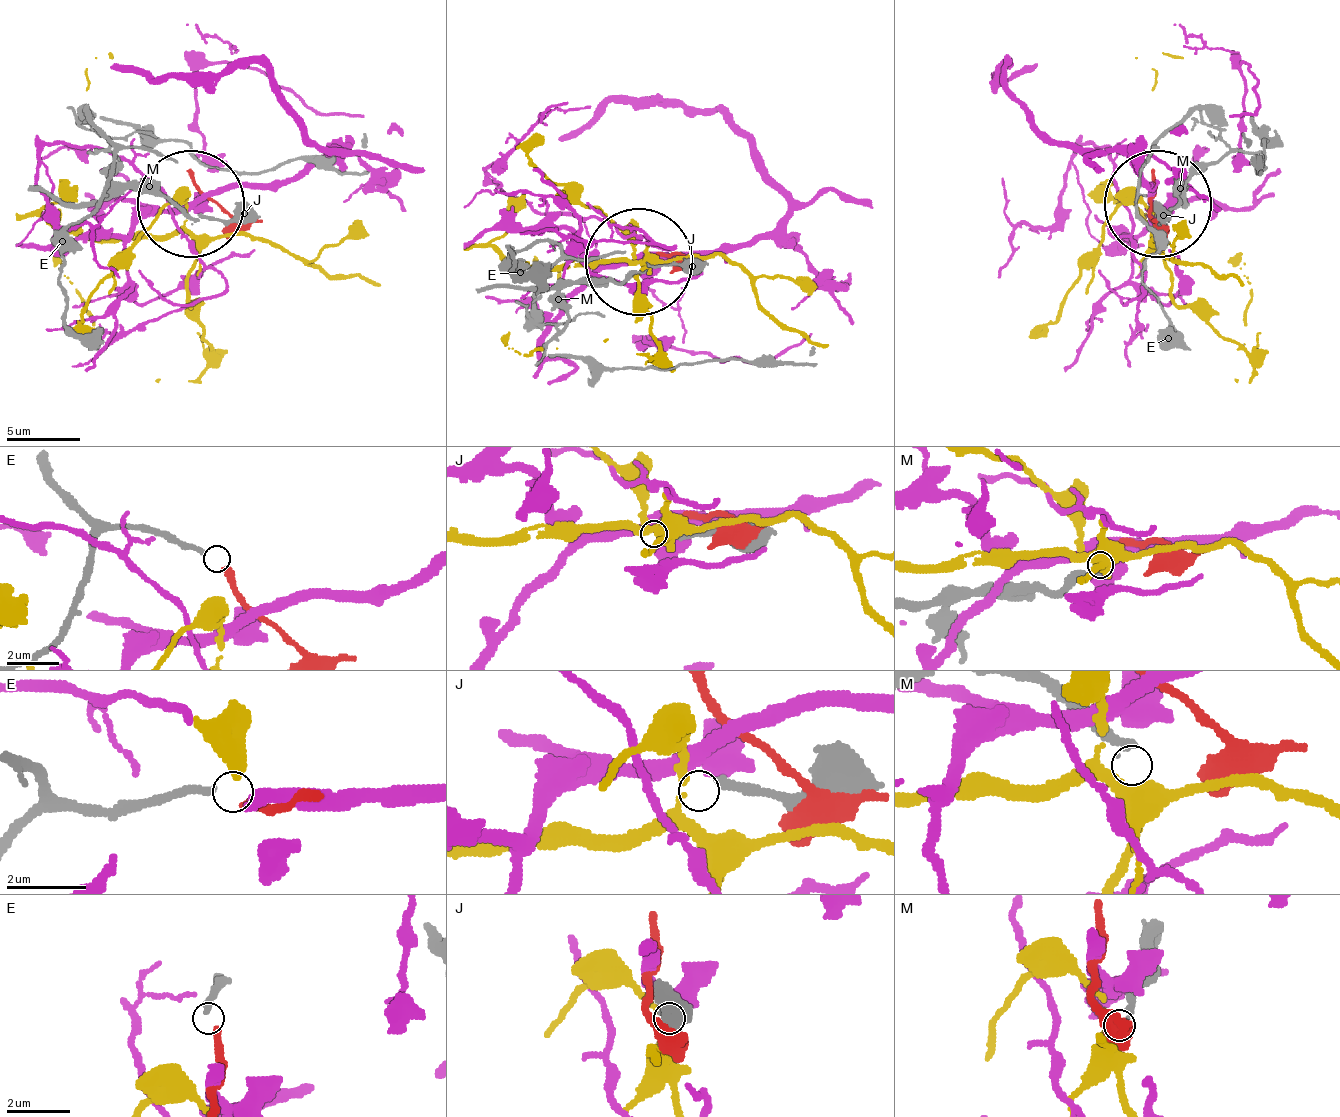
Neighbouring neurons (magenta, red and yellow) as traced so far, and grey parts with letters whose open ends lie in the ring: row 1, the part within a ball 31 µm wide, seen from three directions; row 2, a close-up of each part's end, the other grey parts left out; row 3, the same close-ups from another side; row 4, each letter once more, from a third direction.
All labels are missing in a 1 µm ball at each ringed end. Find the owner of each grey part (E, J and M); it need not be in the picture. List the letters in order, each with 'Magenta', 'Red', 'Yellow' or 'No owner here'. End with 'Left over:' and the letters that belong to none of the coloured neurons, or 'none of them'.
E: Red
J: No owner here
M: No owner here
Left over: J, M

